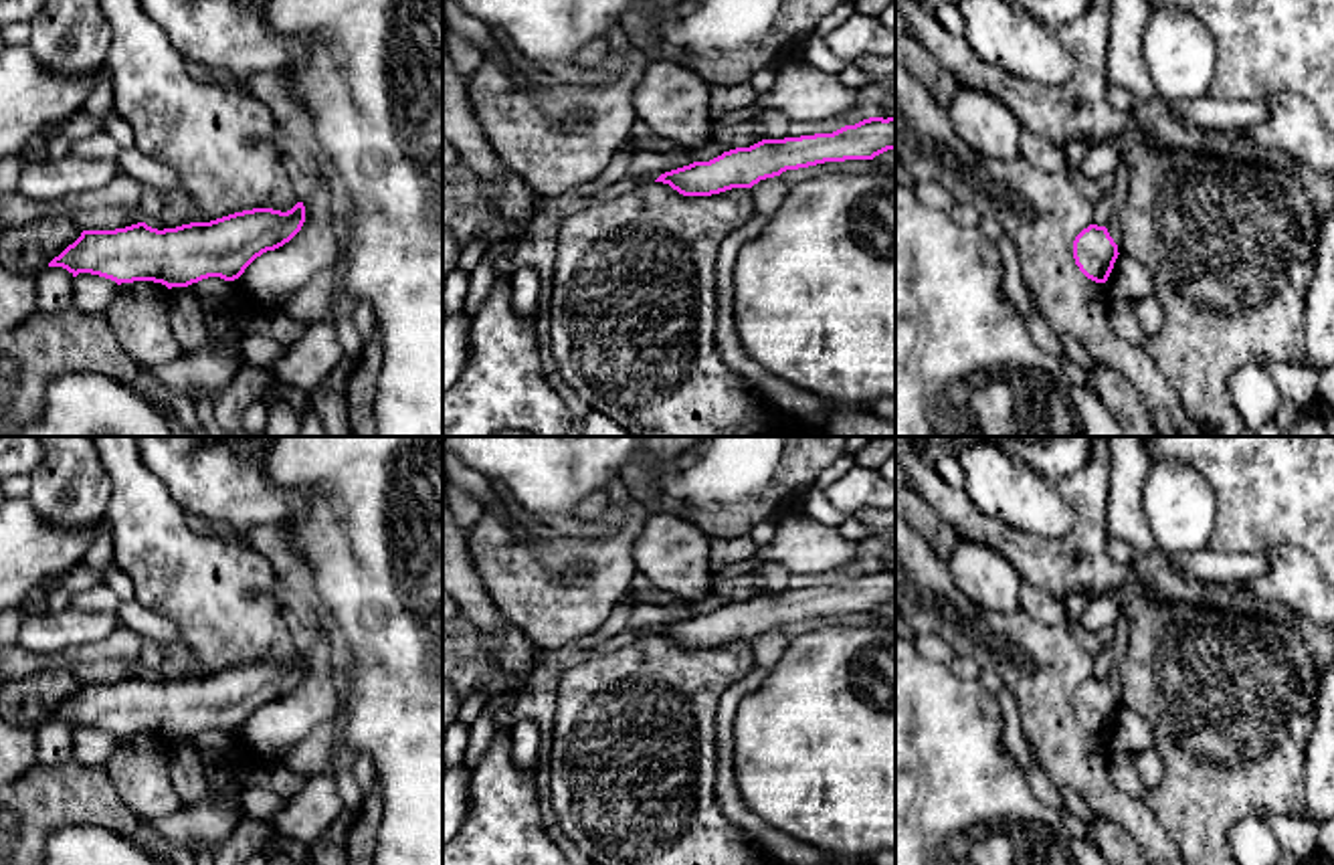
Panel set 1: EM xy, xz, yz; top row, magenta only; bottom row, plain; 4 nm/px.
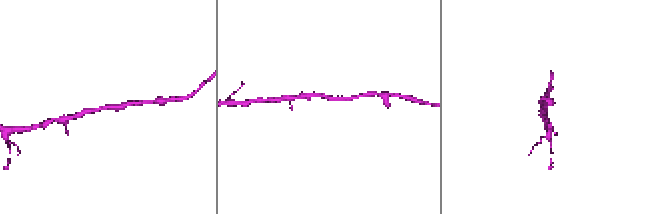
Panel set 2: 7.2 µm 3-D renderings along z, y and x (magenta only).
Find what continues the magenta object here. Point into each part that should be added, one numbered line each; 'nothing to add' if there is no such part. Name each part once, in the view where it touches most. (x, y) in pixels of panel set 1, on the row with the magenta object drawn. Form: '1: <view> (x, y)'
nothing to add

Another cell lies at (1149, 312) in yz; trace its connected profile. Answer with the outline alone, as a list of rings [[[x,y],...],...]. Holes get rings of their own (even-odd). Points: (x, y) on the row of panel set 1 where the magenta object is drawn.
[[[1156,297],[1136,301],[1134,313],[1146,338],[1152,338],[1160,329],[1164,311]]]

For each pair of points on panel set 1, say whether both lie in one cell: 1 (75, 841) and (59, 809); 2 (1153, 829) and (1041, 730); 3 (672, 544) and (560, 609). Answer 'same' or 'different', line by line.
1: different
2: same
3: different

